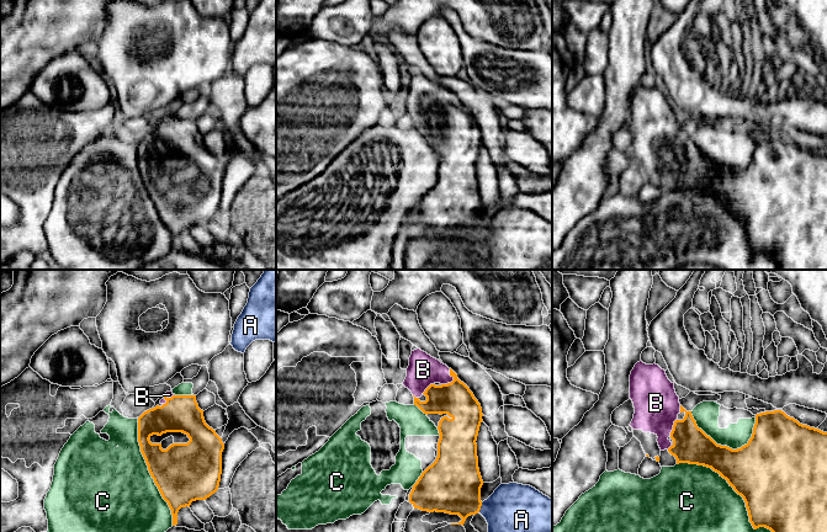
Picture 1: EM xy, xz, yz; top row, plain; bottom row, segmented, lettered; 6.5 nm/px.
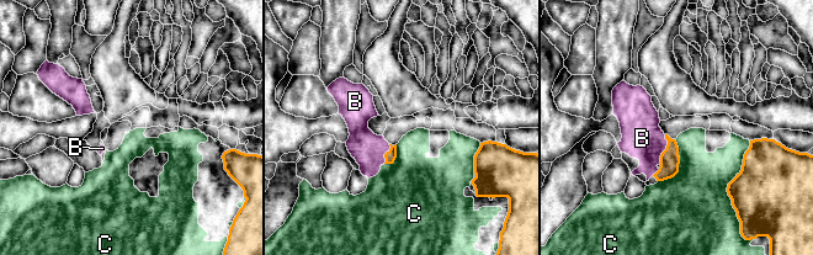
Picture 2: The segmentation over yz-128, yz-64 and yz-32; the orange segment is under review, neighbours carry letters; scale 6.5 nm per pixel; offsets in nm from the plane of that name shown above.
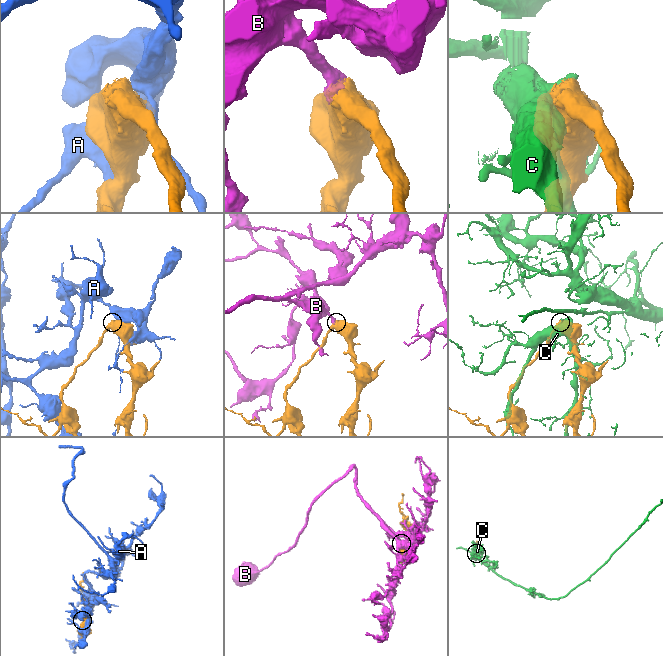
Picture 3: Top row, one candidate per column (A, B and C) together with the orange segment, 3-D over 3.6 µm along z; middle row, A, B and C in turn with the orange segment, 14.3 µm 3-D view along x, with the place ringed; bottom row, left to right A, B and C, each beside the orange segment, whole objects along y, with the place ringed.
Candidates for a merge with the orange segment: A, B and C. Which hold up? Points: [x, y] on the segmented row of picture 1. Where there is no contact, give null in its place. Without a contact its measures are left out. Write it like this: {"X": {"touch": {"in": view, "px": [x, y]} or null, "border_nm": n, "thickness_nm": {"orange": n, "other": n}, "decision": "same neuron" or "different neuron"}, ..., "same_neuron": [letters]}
{"A": {"touch": {"in": "xz", "px": [480, 507]}, "border_nm": 70, "thickness_nm": {"orange": 380, "other": 320}, "decision": "different neuron"}, "B": {"touch": {"in": "xz", "px": [454, 379]}, "border_nm": 130, "thickness_nm": {"orange": 220, "other": 200}, "decision": "same neuron"}, "C": {"touch": {"in": "yz", "px": [733, 489]}, "border_nm": 750, "thickness_nm": {"orange": 460, "other": 420}, "decision": "different neuron"}, "same_neuron": ["B"]}

